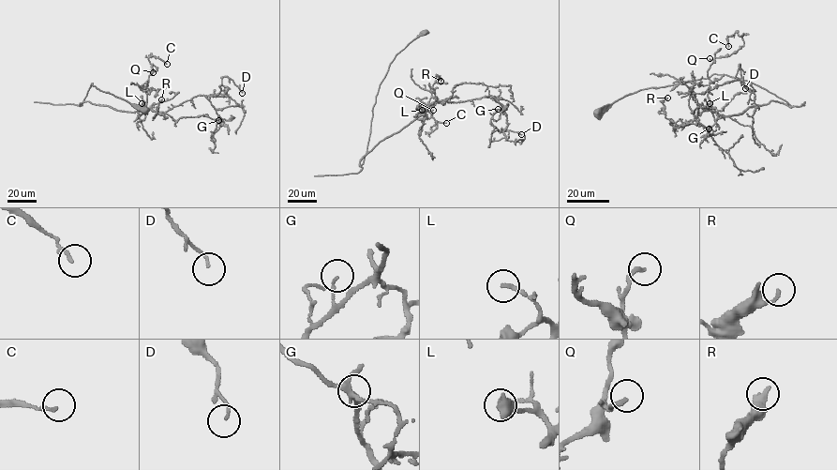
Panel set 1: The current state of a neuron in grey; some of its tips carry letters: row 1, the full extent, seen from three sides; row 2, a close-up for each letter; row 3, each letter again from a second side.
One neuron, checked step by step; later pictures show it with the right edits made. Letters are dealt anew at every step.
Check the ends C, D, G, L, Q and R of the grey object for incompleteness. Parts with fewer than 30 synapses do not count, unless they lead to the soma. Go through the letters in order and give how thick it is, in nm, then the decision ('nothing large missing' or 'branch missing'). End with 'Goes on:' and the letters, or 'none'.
C: calibre 150 nm; nothing large missing
D: calibre 110 nm; nothing large missing
G: calibre 100 nm; nothing large missing
L: calibre 160 nm; nothing large missing
Q: calibre 190 nm; nothing large missing
R: calibre 140 nm; nothing large missing
Goes on: none

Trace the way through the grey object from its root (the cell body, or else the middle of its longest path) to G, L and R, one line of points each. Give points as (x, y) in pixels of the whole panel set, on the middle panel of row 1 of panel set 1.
G: (425, 32), (396, 55), (380, 85), (360, 165), (380, 143), (435, 101), (491, 96), (501, 106), (498, 109)
L: (425, 32), (396, 55), (380, 85), (366, 151), (360, 165), (380, 143), (422, 115), (425, 112), (422, 110)
R: (425, 32), (396, 55), (380, 85), (360, 165), (380, 143), (436, 100), (433, 84), (439, 77), (440, 81)

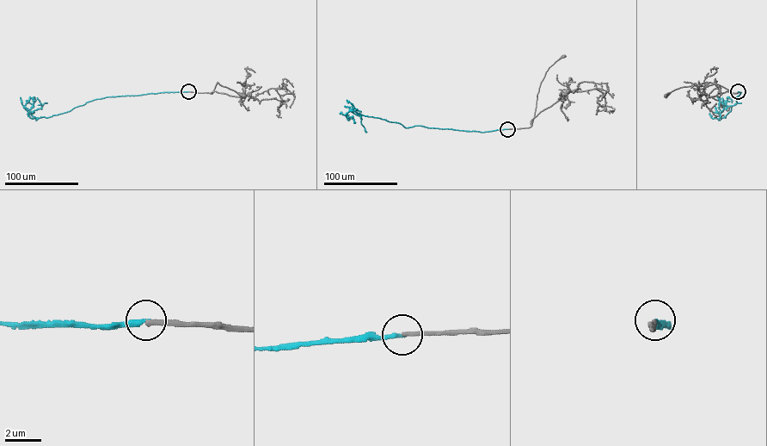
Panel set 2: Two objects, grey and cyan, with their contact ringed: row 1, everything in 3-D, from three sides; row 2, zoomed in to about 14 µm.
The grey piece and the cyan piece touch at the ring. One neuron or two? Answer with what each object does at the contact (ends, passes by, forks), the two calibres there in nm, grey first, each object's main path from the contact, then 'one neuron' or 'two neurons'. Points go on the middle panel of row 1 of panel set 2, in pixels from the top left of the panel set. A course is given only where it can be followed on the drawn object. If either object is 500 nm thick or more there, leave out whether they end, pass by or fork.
grey ends there; cyan ends there; 240 nm thick on the grey side, 240 nm on the other; grey runs (507, 129), (531, 125), (541, 82), (549, 67), (563, 56); cyan runs (507, 129), (481, 132), (419, 126), (405, 127), (399, 123), (353, 111), (343, 114), (353, 119), (353, 122); one neuron

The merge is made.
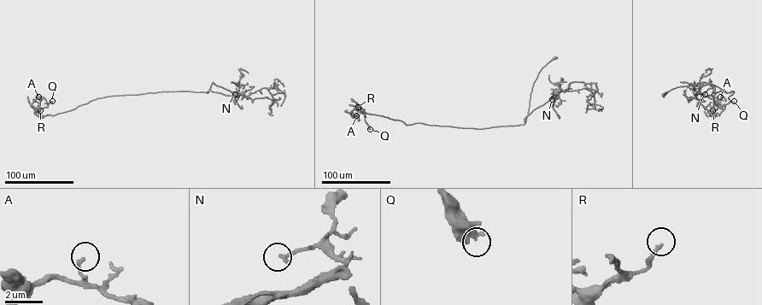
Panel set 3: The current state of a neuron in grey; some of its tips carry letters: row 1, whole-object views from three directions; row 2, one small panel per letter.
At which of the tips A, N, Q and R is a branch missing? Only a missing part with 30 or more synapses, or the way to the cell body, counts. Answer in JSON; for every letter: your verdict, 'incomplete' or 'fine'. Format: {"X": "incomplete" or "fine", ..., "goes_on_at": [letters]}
{"A": "fine", "N": "incomplete", "Q": "fine", "R": "fine", "goes_on_at": ["N"]}

